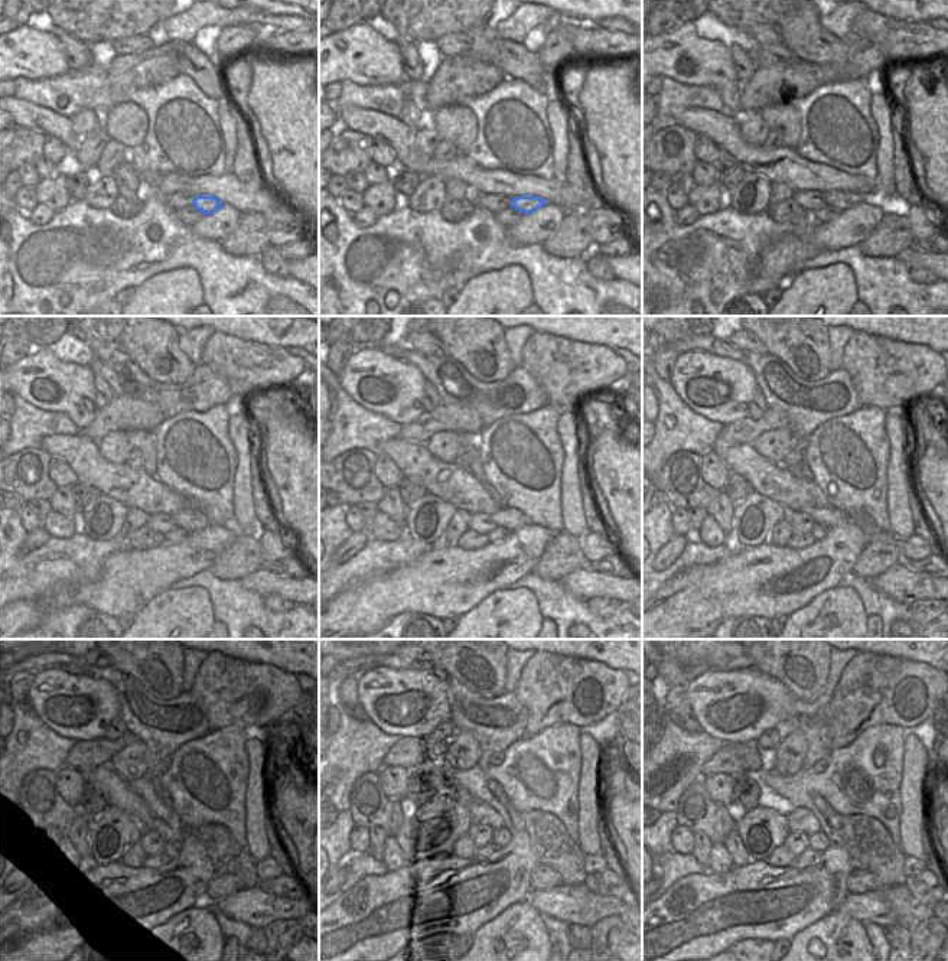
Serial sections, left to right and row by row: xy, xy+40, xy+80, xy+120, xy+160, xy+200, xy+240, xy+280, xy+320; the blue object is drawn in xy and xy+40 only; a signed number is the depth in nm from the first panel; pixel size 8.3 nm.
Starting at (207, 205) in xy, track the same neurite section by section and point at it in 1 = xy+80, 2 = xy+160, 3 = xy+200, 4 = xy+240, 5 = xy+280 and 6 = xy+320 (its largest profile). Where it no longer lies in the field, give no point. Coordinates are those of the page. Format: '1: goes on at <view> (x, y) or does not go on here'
1: goes on at xy+80 (841, 199)
2: goes on at xy+160 (510, 518)
3: goes on at xy+200 (830, 517)
4: goes on at xy+240 (169, 834)
5: goes on at xy+280 (482, 814)
6: goes on at xy+320 (800, 820)

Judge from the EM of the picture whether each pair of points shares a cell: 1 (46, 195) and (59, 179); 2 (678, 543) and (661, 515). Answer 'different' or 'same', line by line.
1: same
2: different

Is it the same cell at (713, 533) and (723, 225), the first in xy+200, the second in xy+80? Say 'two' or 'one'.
two

